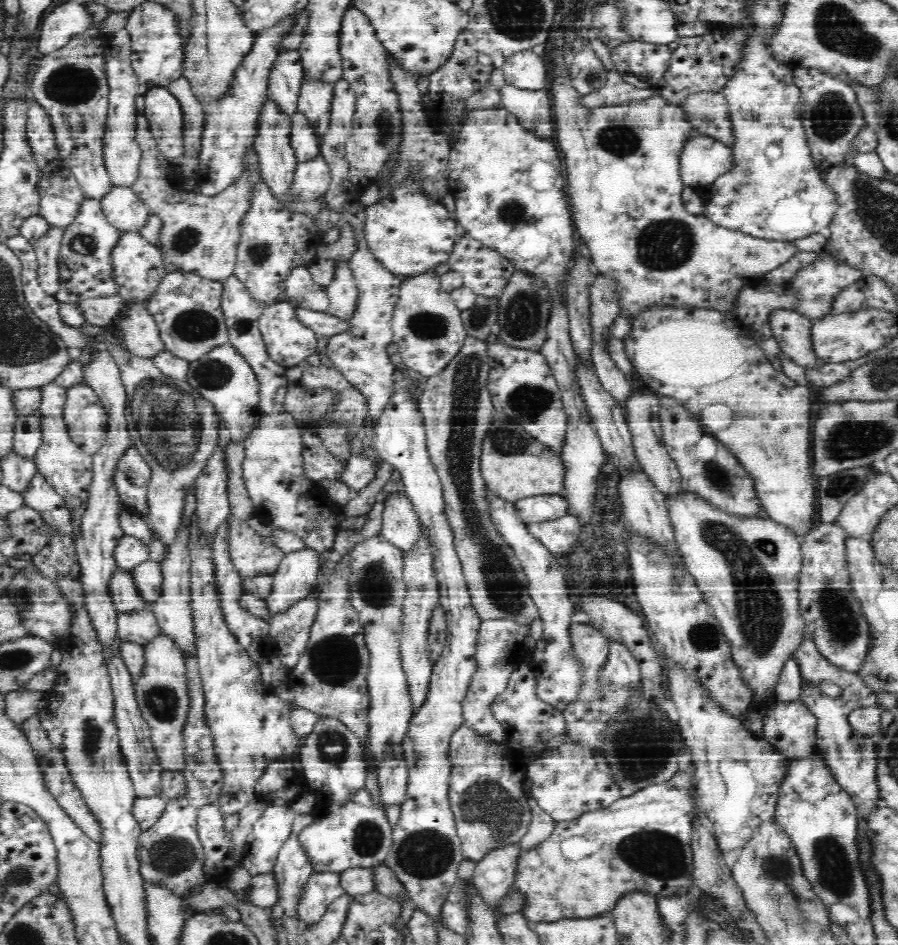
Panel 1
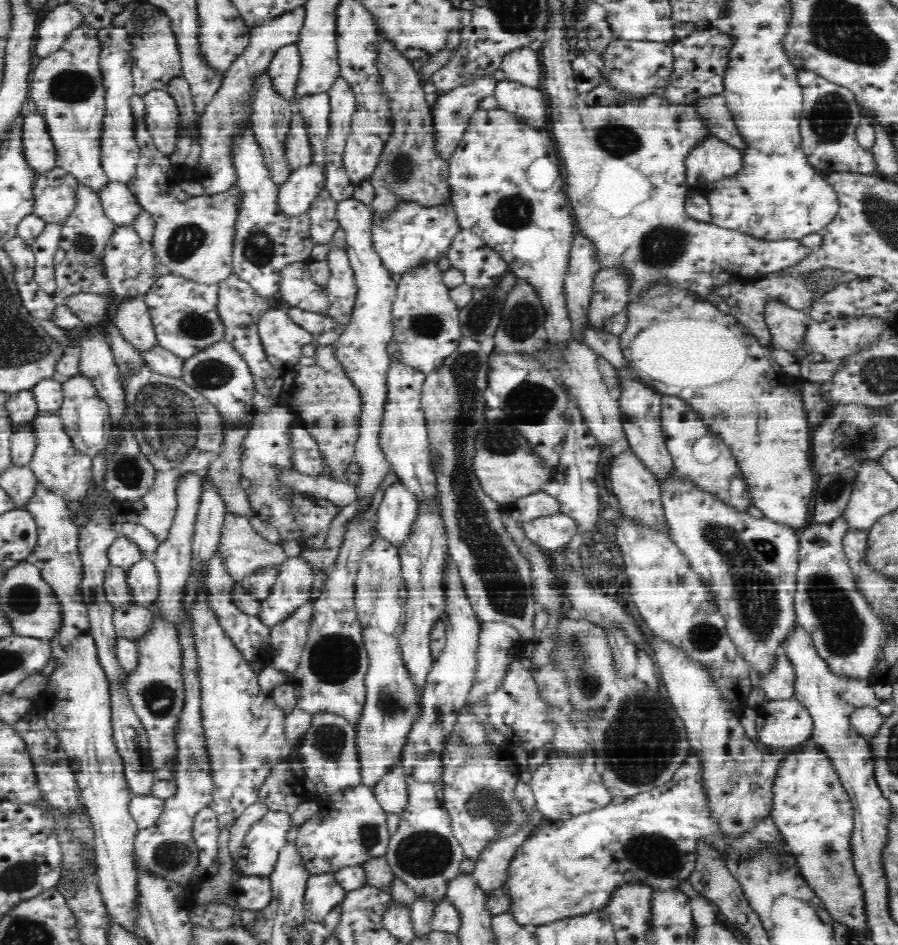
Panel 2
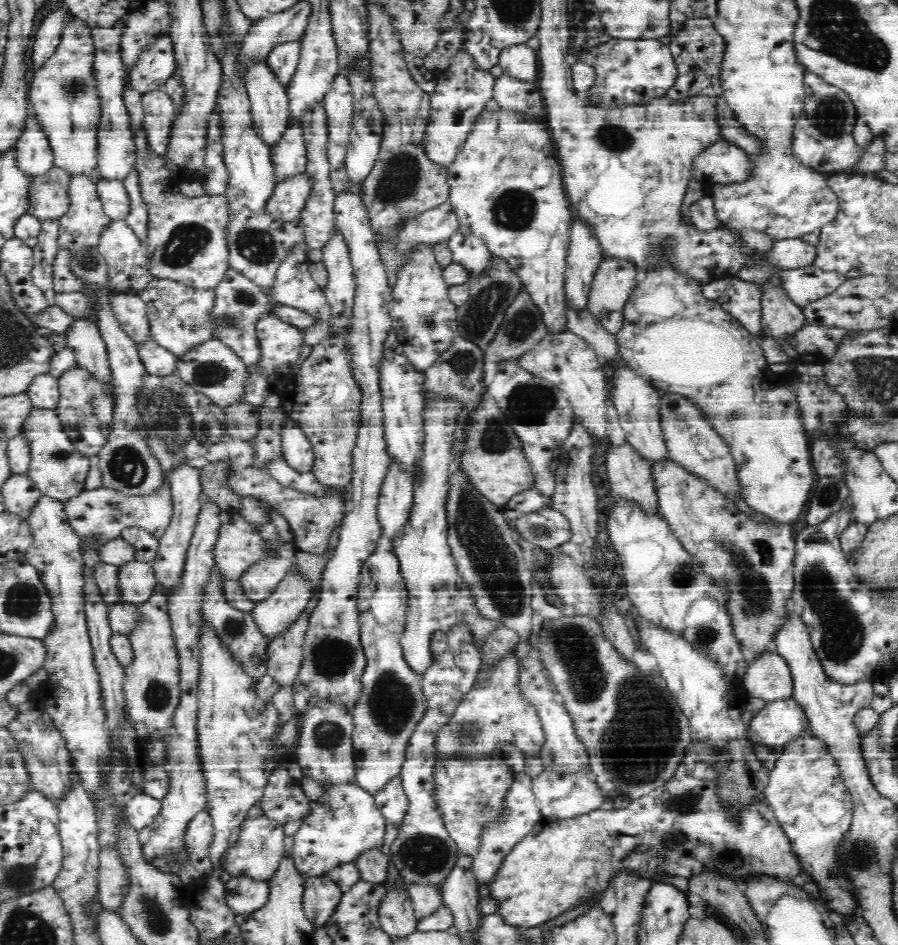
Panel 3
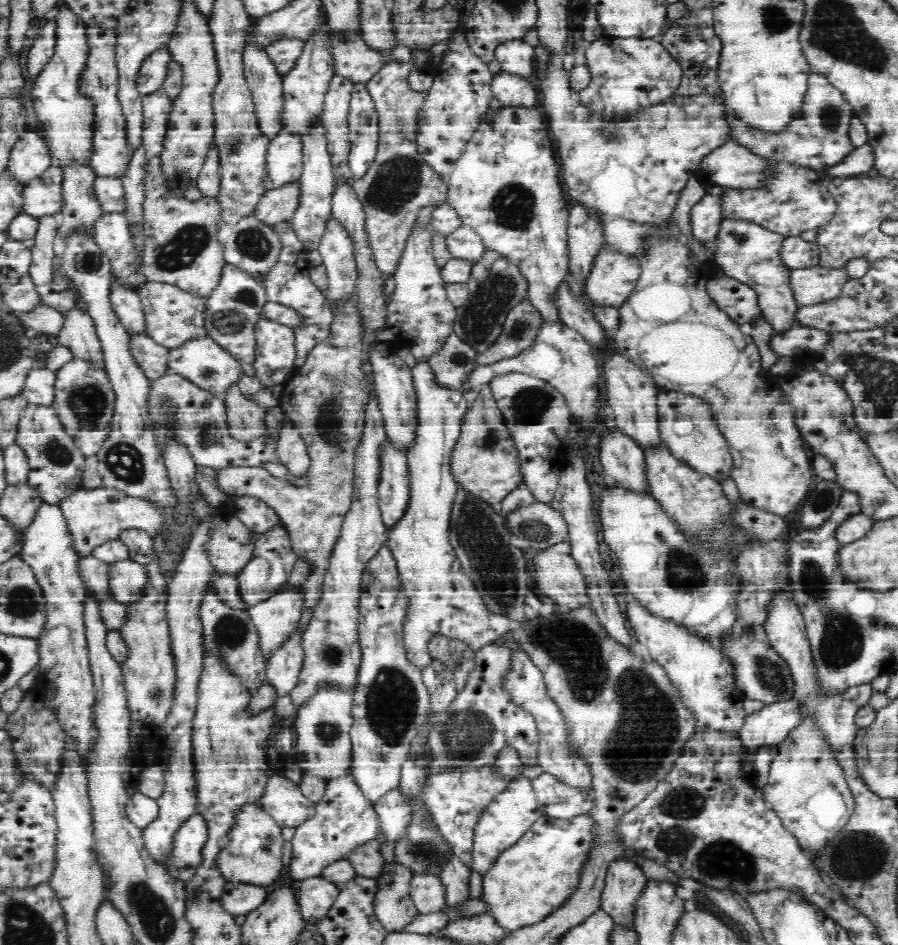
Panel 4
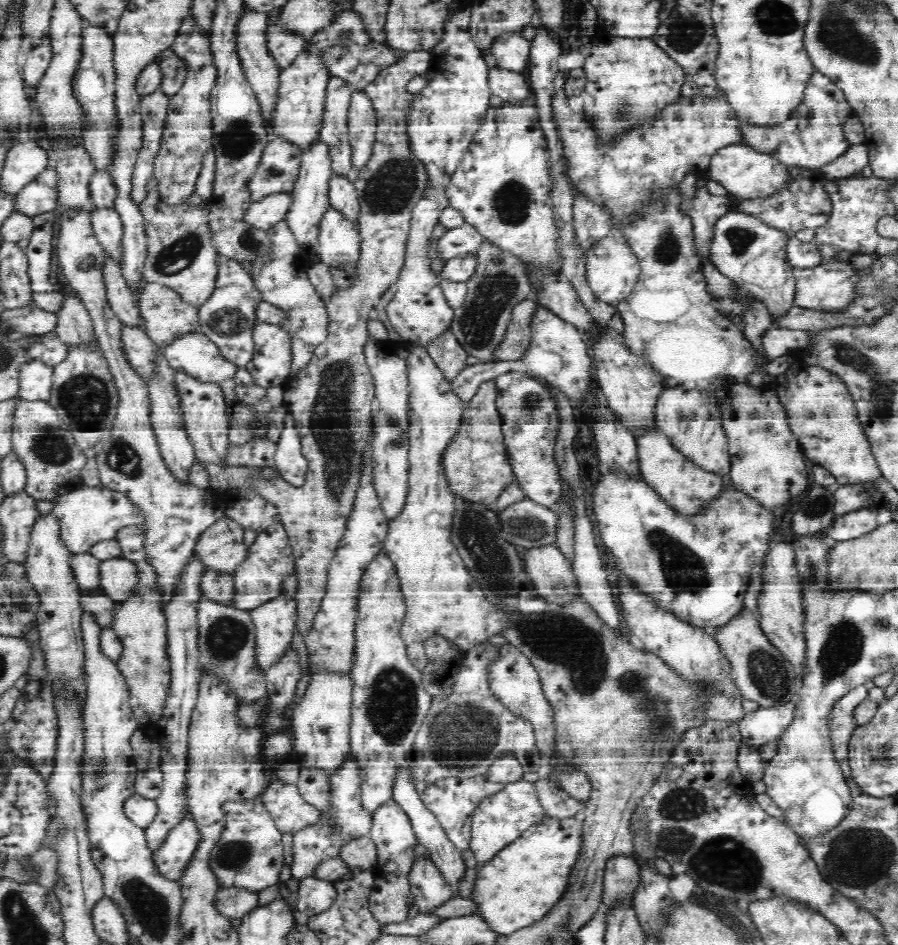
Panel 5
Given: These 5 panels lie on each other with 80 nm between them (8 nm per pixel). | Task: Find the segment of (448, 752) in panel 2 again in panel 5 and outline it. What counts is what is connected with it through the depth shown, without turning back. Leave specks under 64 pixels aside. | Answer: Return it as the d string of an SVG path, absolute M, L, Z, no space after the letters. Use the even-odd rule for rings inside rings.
M485 773L474 777L458 778L456 776L440 777L433 783L420 787L420 798L425 807L438 819L448 840L459 850L468 850L471 842L472 818L476 808L496 792L500 792L505 784L488 779Z

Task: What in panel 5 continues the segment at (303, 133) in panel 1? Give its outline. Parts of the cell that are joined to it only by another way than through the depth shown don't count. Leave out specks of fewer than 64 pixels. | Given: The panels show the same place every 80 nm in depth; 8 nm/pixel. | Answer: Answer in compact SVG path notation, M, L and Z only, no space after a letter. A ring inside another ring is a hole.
M271 137L252 182L248 182L253 202L258 202L273 192L292 191L302 164L301 154L302 149L294 142Z

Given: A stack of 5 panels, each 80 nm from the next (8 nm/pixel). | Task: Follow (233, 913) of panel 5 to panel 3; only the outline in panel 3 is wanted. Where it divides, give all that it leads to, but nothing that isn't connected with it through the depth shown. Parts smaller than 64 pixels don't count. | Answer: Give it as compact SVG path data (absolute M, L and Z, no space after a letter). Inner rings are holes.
M232 877L225 885L225 899L236 914L247 915L261 909L269 899L270 887L267 880L252 877Z

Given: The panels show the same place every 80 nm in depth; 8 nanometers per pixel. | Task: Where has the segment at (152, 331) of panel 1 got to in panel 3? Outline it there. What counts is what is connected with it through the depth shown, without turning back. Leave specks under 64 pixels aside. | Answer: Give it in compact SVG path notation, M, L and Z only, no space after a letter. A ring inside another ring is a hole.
M111 293L110 305L121 329L137 346L152 340L146 303L136 293Z

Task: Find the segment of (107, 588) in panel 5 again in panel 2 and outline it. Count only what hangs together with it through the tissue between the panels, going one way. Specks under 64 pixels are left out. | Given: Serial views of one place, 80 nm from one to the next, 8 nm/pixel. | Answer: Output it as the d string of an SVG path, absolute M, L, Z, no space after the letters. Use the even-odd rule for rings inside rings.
M141 559L127 571L128 585L137 605L149 608L157 600L160 576L154 561Z

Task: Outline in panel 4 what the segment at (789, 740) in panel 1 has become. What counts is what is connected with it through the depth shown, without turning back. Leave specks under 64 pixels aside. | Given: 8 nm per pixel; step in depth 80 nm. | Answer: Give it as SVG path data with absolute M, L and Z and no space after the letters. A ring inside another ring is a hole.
M796 698L771 702L747 715L740 741L746 750L754 753L760 746L784 742L802 722L803 708Z

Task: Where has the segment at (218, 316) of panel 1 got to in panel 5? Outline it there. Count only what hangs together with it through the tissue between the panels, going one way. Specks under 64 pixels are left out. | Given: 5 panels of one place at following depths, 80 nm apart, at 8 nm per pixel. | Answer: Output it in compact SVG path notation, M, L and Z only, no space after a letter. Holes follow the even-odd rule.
M147 282L146 286L137 293L143 318L143 328L147 335L161 348L174 343L180 336L199 332L200 319L198 318L199 306L184 301L182 295L172 287L158 283Z

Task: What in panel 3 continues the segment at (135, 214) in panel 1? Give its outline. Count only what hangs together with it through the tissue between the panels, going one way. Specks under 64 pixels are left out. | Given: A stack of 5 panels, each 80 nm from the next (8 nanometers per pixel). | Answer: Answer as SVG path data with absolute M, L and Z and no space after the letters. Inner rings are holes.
M102 180L98 182L97 193L103 205L103 212L112 220L124 220L131 214L131 196L123 181Z

